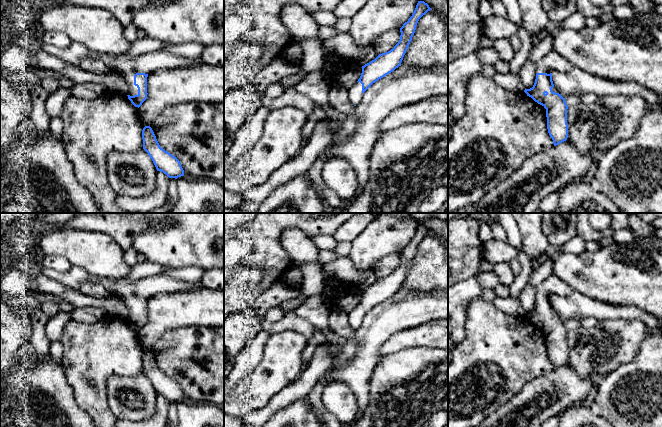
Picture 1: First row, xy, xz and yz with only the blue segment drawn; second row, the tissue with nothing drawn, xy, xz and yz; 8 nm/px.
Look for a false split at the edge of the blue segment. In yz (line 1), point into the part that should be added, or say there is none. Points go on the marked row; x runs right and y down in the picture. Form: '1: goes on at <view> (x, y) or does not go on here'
1: goes on at yz (552, 62)

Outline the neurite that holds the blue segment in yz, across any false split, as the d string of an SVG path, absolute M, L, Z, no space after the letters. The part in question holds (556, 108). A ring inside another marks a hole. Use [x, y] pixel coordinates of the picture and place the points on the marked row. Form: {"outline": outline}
{"outline": "M551 50L536 63L537 74L532 88L525 89L527 96L546 109L547 129L554 146L568 138L565 98L554 88L554 72L569 73L573 66L559 53Z"}

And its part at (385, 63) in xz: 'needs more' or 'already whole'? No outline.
needs more

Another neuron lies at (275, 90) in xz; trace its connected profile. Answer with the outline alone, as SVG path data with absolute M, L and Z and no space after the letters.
M276 82L267 87L264 93L264 98L276 99L282 96L284 93L285 89L283 86L279 82Z

